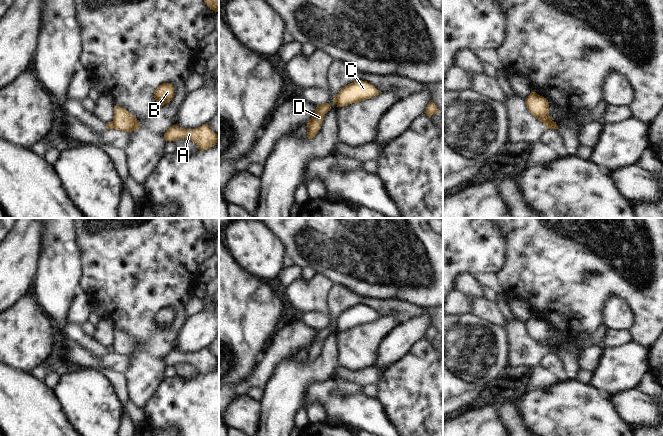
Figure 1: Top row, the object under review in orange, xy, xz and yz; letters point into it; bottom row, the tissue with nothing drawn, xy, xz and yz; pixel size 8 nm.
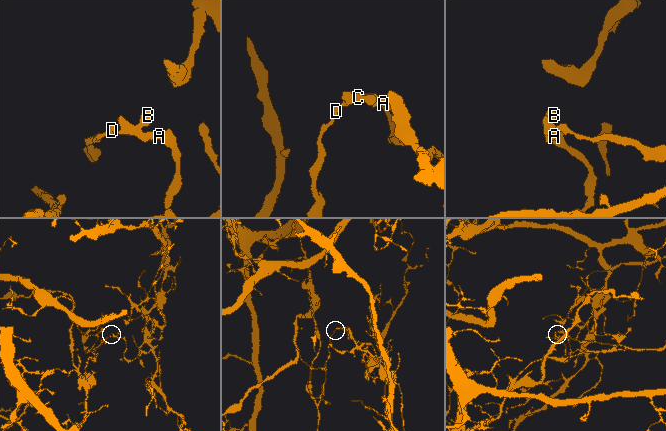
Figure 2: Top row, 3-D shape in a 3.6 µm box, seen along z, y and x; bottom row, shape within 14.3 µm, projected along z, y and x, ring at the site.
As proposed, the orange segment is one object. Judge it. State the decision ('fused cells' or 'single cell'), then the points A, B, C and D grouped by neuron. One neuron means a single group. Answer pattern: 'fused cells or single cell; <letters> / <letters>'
fused cells; A B C / D

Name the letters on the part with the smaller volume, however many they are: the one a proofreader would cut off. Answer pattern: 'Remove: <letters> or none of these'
Remove: D

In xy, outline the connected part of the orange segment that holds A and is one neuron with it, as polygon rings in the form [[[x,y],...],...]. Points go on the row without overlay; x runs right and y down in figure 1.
[[[204,348],[196,353],[183,353],[173,349],[164,357],[165,365],[177,365],[180,363],[188,363],[195,367],[199,374],[204,375],[213,371],[219,360],[215,358],[208,348]]]

